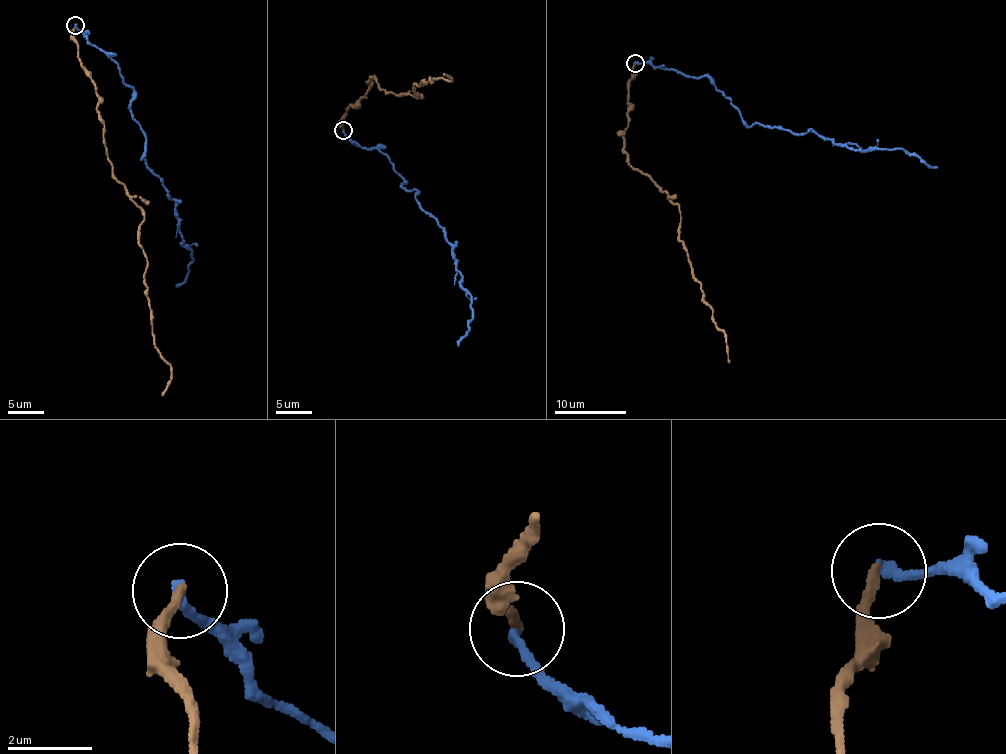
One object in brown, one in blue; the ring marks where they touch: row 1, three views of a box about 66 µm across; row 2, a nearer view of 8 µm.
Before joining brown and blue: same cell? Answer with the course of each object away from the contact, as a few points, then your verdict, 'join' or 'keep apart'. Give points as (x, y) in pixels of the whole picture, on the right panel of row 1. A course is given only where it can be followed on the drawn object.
course brown (635, 62), (624, 153), (679, 207), (679, 240), (712, 322), (727, 337), (730, 362); course blue (635, 62), (706, 76), (749, 126), (764, 124), (797, 133), (817, 133), (855, 149), (902, 148), (938, 167); keep apart

